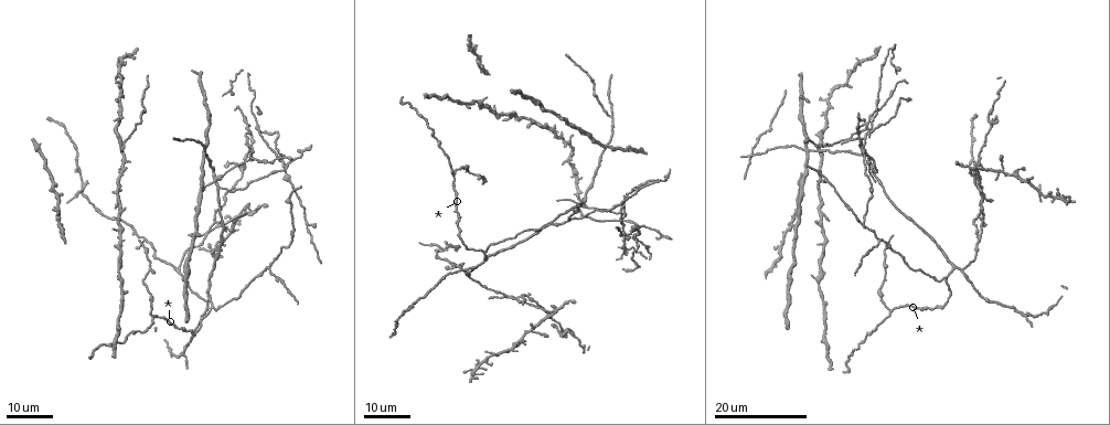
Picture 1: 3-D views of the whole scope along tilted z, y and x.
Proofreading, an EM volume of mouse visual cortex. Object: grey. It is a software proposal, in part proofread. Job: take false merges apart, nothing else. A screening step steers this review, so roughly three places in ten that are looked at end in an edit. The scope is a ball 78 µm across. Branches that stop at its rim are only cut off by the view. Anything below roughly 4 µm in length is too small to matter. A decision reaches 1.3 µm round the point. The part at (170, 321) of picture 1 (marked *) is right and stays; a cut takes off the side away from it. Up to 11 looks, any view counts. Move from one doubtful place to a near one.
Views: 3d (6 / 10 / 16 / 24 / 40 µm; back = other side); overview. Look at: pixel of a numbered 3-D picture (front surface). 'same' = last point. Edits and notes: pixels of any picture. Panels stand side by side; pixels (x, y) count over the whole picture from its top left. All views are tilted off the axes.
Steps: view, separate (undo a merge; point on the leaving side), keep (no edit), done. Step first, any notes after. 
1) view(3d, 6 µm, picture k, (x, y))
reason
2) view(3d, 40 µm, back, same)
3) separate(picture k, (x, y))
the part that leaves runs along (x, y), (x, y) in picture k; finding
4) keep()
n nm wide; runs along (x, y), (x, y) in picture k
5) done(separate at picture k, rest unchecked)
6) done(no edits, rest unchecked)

view(3d, 24 µm, picture 1, (203, 155))
four or more arms meet

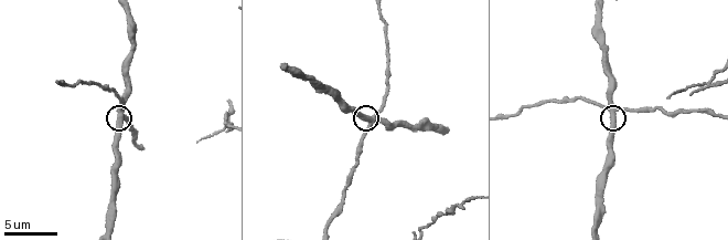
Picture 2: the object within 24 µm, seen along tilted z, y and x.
view(3d, 10 µm, picture 2, (368, 118))

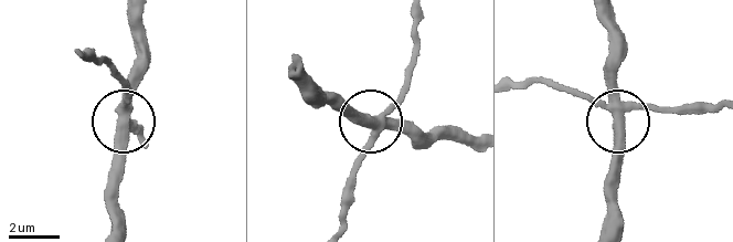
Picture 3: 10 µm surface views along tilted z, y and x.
keep()
370 nm wide; runs along (722, 111), (665, 113), (643, 107), (618, 114), (570, 90) in picture 3; all the same neuron

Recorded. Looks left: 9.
view(3d, 24 µm, picture 1, (865, 140))
small branch off a trunk

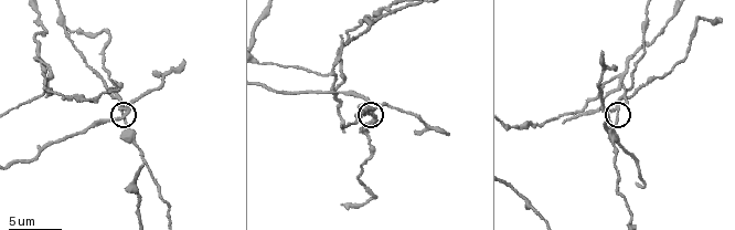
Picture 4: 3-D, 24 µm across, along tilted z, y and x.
view(3d, 10 µm, picture 4, (616, 113))

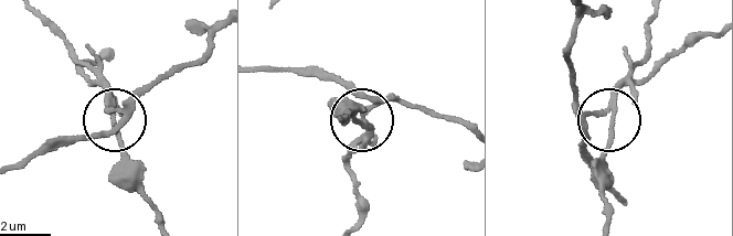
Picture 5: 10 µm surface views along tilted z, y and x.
separate(picture 5, (615, 104))
170 nm wide; the part that leaves runs along (584, 114), (606, 104), (644, 54), (649, 19) in picture 5; a second neuron is stuck on

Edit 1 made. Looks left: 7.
view(3d, 24 µm, picture 1, (945, 275))
three-way junction

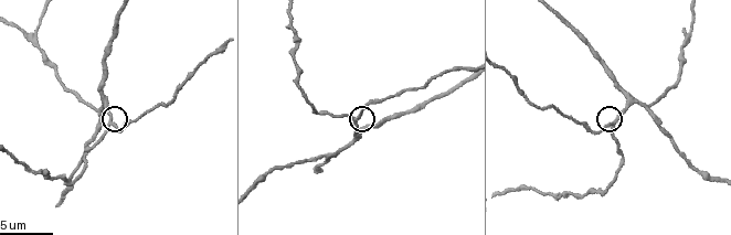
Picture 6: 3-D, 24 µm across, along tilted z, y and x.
view(3d, 6 µm, picture 6, (110, 125))
closer look

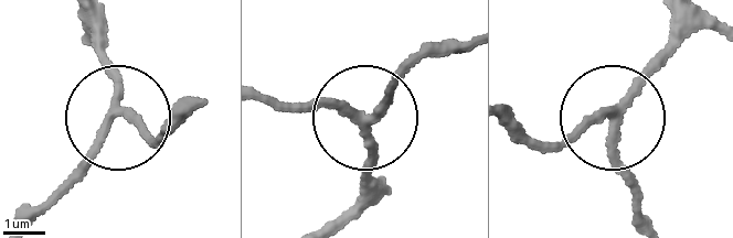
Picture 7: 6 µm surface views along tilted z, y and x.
keep()
3 arms; runs along (641, 214), (607, 116), (535, 152) in picture 7; continuous, no second neuron

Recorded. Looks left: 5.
view(overview)
redraw

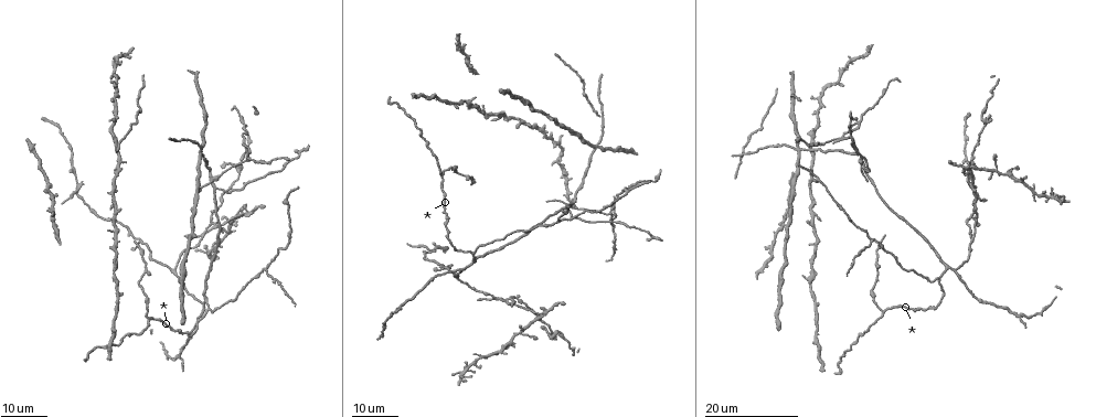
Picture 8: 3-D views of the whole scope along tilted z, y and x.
view(3d, 24 µm, picture 8, (870, 239))
three-way junction

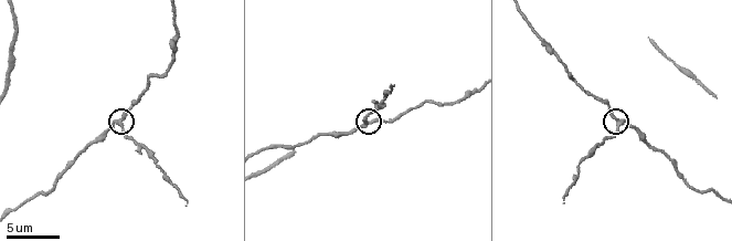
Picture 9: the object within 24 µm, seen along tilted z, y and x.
view(3d, 10 µm, picture 9, (617, 124))

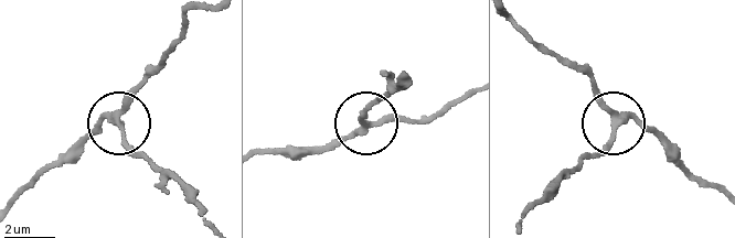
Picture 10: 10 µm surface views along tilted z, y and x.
keep()
3 arms; runs along (716, 190), (628, 116), (577, 173) in picture 10; continuous, no second neuron

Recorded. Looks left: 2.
view(3d, 16 µm, picture 8, (240, 167))
looks like a crossing

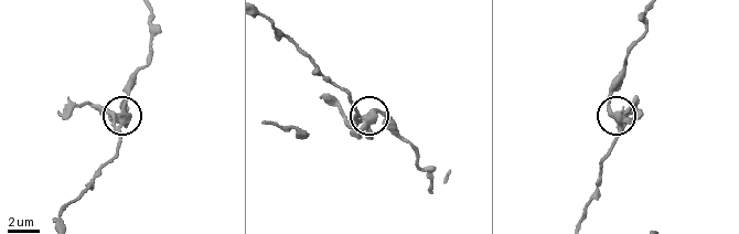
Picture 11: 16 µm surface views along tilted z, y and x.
view(3d, 10 µm, picture 11, (623, 114))

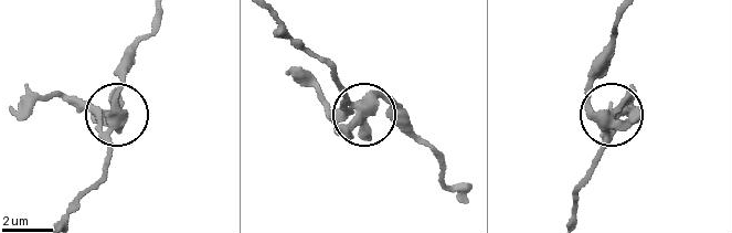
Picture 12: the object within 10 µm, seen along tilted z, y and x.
keep()
4 arms; one neuron here

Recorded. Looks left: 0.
done(separate at picture 5, rest unchecked)

